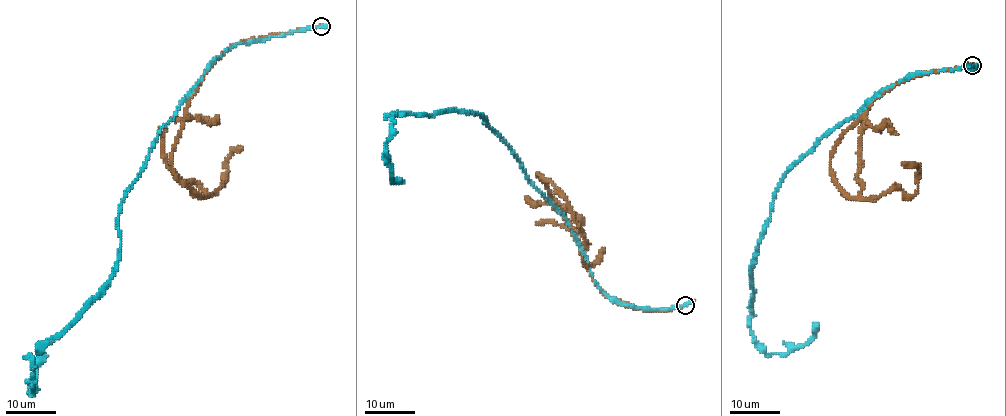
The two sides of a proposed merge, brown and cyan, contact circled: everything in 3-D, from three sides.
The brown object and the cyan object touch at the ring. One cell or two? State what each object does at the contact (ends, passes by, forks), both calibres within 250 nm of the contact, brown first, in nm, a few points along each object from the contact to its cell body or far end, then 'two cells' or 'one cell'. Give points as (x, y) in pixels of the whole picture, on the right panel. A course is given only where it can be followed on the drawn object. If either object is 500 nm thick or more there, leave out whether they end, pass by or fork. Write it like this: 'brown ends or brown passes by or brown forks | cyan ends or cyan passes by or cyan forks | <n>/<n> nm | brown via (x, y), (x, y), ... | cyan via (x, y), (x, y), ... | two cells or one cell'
brown passes by | cyan passes by | 240/280 nm | brown via (972, 65), (891, 85), (843, 134), (831, 175), (849, 197), (913, 195), (919, 168), (902, 162) | cyan via (972, 65), (919, 72), (884, 88), (786, 173), (751, 270), (749, 331), (768, 354), (787, 354), (817, 324) | two cells

